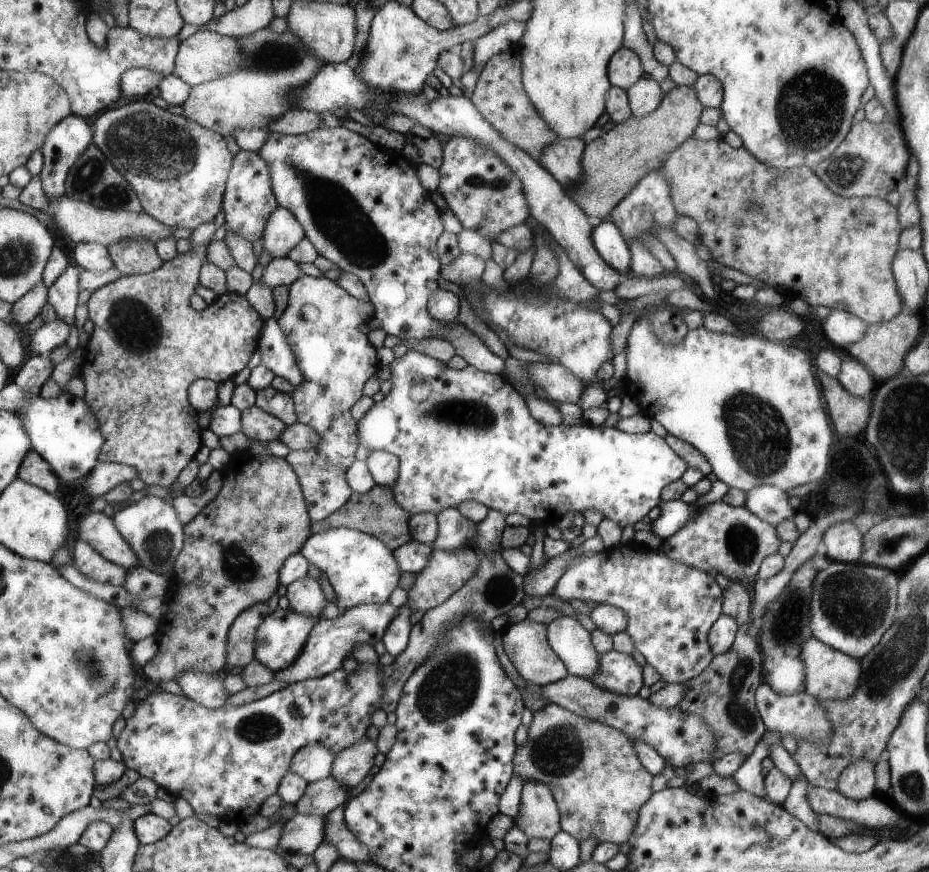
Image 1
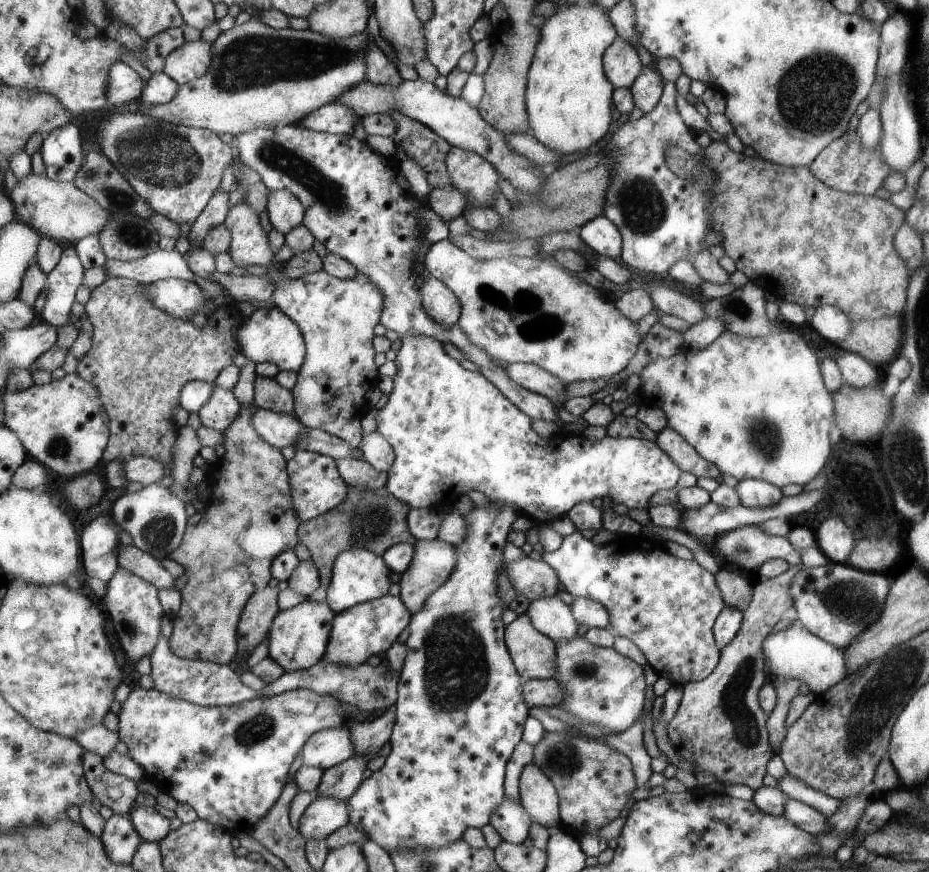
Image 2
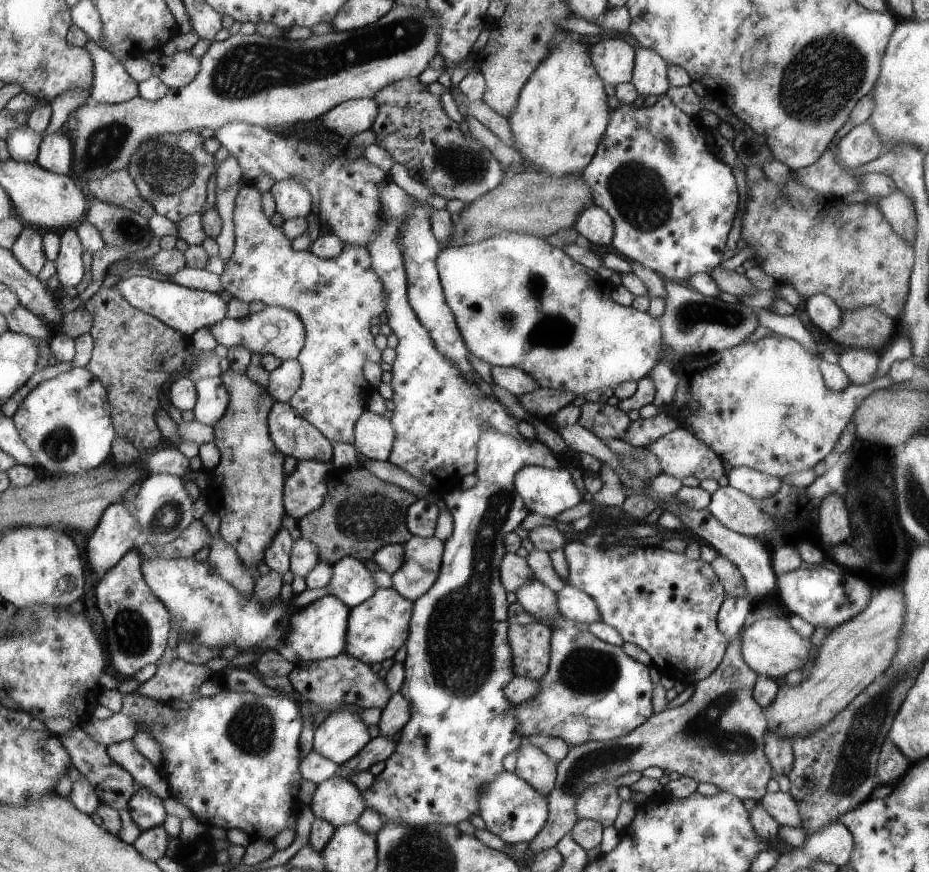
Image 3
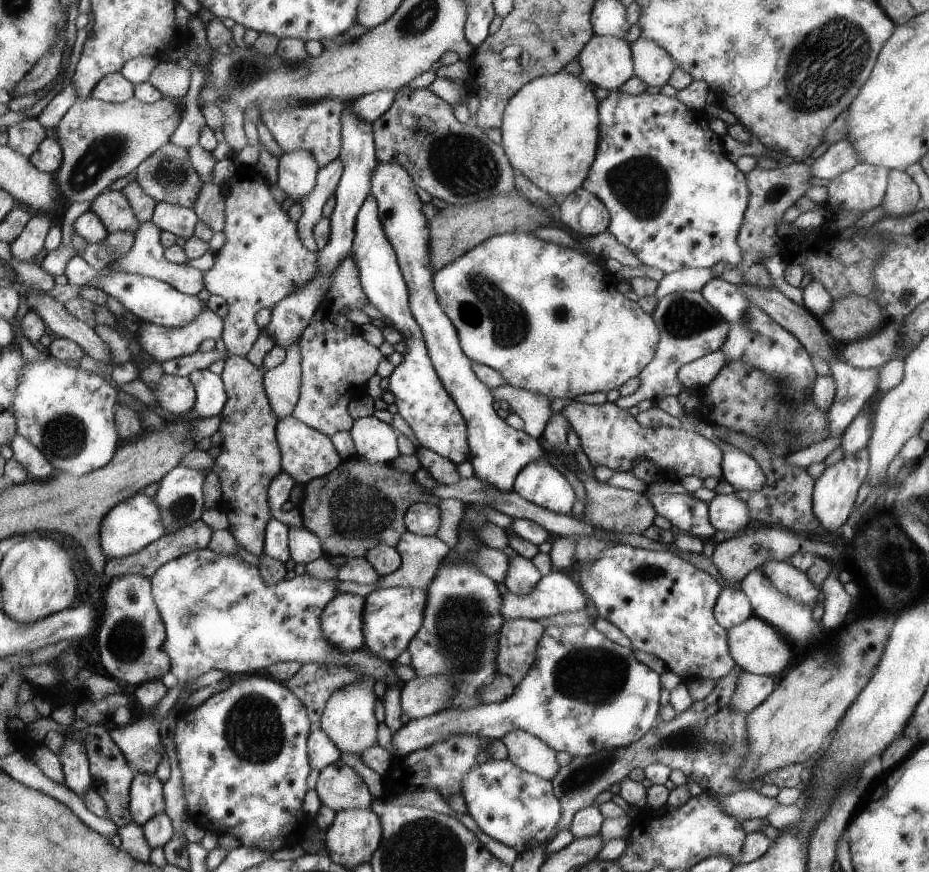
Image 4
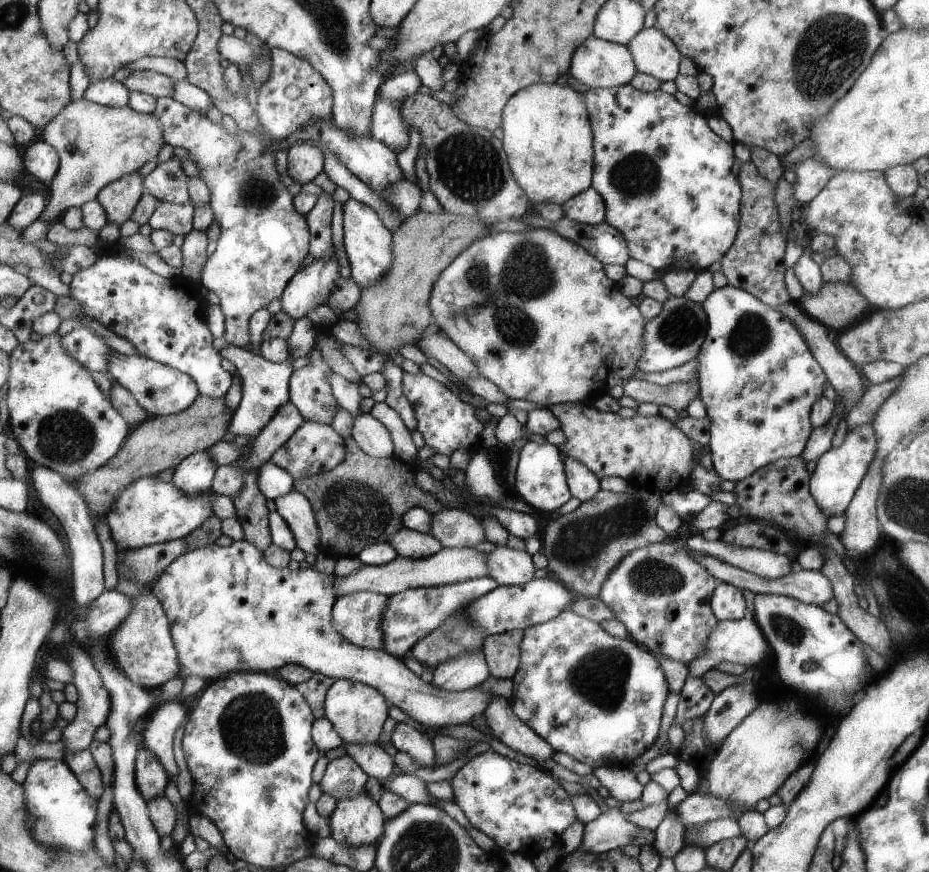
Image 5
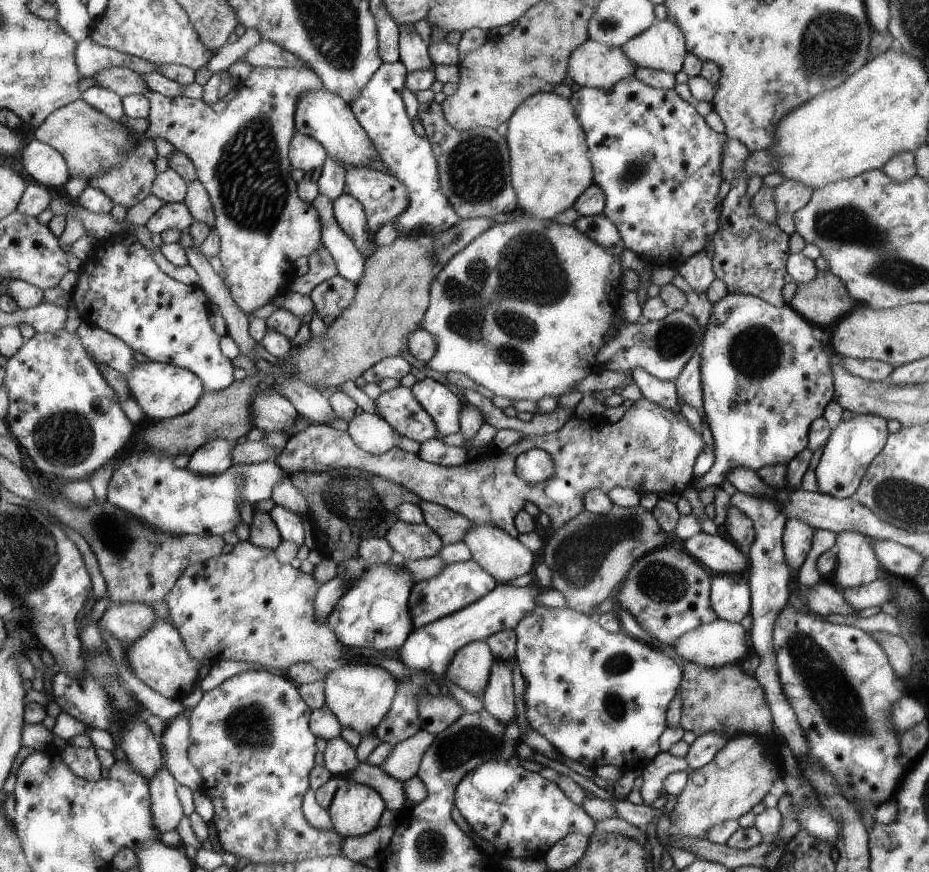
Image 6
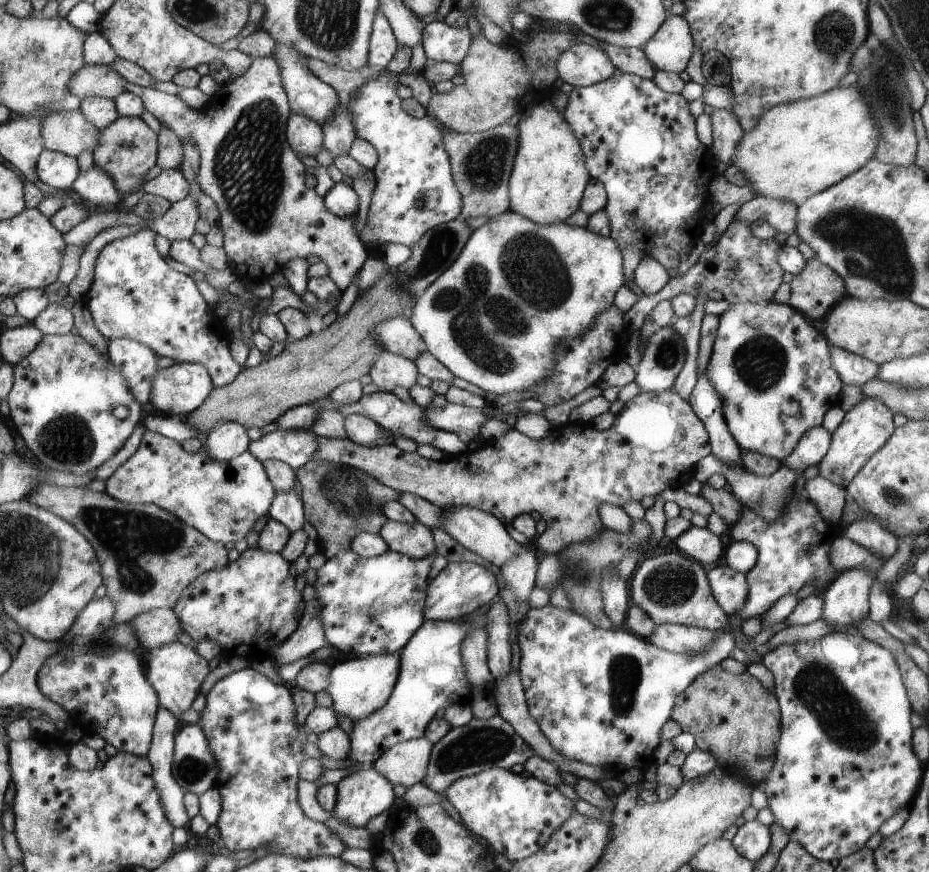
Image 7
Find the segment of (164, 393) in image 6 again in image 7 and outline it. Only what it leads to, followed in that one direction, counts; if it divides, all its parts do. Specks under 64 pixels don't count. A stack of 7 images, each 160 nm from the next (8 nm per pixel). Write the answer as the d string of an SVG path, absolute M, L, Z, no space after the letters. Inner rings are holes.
M177 363L166 369L157 371L150 404L155 413L169 415L171 417L191 414L197 410L213 392L215 384L210 370L201 363Z

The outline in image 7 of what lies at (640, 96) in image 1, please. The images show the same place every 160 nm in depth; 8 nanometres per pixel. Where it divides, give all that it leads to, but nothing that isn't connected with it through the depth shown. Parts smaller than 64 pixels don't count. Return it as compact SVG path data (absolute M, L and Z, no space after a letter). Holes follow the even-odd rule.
M667 16L653 36L639 47L656 70L679 74L695 48L692 31L681 16Z

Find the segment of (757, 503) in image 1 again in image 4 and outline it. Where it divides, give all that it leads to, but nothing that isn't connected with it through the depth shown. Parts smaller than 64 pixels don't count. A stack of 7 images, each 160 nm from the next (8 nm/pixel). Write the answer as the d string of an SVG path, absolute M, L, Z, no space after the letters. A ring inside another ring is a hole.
M735 447L734 450L721 451L721 476L734 490L759 490L763 482L762 470L757 462Z

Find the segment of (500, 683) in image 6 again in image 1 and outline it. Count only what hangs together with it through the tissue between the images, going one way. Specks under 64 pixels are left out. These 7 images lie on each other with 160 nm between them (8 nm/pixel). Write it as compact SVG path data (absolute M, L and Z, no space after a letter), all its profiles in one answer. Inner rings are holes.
M523 781L518 811L512 822L529 839L550 839L561 831L559 807L546 784Z

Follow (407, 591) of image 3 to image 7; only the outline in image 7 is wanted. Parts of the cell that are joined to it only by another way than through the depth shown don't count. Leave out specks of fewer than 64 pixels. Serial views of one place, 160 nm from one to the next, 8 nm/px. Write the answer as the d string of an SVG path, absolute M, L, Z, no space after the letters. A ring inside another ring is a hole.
M389 519L379 534L390 546L391 551L417 560L436 554L435 532L419 520L415 523L402 523Z

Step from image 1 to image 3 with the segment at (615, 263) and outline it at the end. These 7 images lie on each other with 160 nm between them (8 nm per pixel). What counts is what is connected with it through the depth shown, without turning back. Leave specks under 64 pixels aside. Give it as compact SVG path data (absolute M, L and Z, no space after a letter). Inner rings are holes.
M593 204L578 215L573 228L593 246L611 246L614 235L614 224L611 217Z

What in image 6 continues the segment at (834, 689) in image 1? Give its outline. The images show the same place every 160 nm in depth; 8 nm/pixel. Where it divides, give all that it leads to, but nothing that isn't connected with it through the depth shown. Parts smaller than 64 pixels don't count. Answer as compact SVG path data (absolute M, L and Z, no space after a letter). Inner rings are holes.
M719 618L688 630L681 637L677 637L669 648L675 652L677 659L682 663L691 661L699 666L709 668L732 665L739 660L743 660L745 654L749 652L747 634L741 628L741 624L729 624L729 621Z

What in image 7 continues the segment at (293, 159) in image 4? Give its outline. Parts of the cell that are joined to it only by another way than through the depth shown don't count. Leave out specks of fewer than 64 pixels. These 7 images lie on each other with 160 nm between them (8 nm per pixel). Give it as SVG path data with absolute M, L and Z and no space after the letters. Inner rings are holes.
M292 111L288 122L288 139L293 150L299 152L299 158L317 158L324 148L324 128L312 118Z

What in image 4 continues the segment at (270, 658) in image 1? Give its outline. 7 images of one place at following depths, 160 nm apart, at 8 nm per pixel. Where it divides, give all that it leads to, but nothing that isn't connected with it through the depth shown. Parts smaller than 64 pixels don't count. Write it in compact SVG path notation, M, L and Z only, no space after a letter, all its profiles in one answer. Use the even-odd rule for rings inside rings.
M339 593L323 613L325 636L345 652L362 650L365 646L365 606L367 598Z

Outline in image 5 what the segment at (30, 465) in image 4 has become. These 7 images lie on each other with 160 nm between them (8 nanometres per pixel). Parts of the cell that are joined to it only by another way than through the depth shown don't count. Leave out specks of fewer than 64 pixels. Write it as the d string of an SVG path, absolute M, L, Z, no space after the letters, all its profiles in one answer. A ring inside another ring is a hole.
M32 461L32 482L38 492L39 499L43 500L47 508L51 508L57 518L61 520L69 540L70 550L72 551L73 560L73 599L75 607L85 608L91 606L103 592L105 592L105 572L103 572L103 546L97 538L95 532L95 522L91 518L91 508L85 500L85 496L77 490L77 484L73 481L67 481L61 474L51 471L45 466L37 466Z

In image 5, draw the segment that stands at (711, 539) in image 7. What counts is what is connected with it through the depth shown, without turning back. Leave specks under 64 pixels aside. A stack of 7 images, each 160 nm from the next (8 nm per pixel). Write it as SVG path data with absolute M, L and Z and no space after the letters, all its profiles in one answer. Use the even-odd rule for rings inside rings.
M693 534L685 538L685 546L691 552L711 556L719 562L725 562L729 566L735 566L739 570L761 576L761 578L769 578L769 580L781 578L796 568L784 555L755 548L733 546L733 544L721 542L720 539L707 542L702 534Z

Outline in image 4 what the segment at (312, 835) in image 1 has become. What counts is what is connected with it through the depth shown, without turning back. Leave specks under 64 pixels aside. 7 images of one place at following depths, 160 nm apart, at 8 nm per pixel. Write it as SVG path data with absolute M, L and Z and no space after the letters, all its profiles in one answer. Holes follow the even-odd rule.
M341 760L320 772L316 790L323 804L337 813L349 808L372 808L374 797L367 782Z

